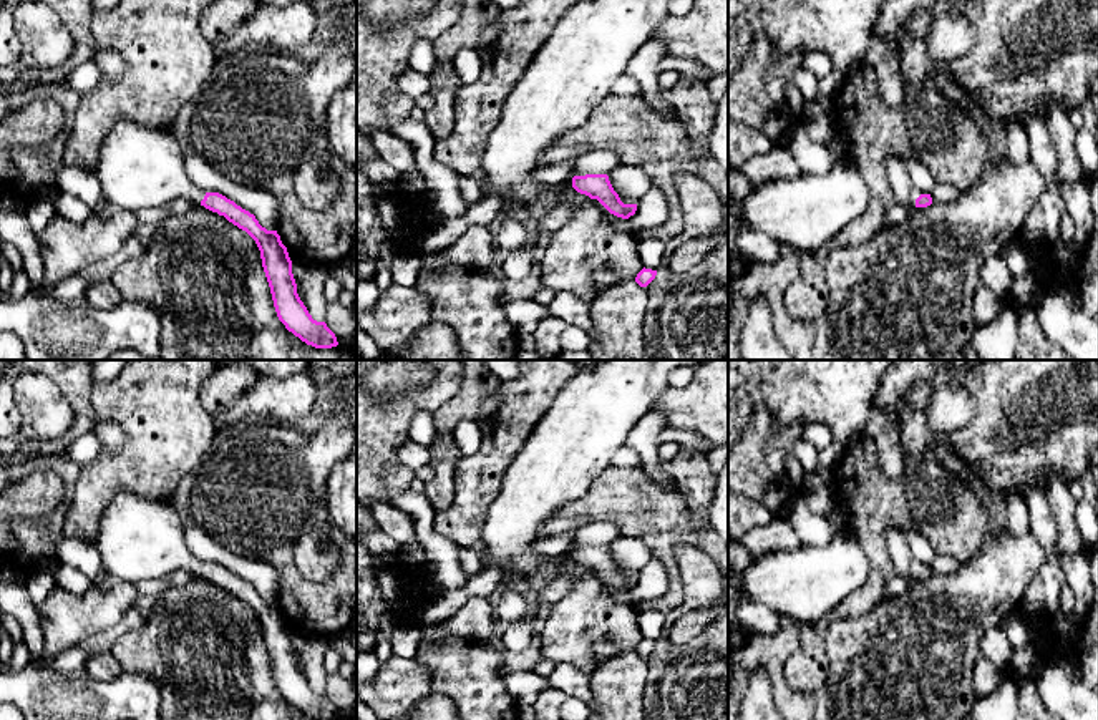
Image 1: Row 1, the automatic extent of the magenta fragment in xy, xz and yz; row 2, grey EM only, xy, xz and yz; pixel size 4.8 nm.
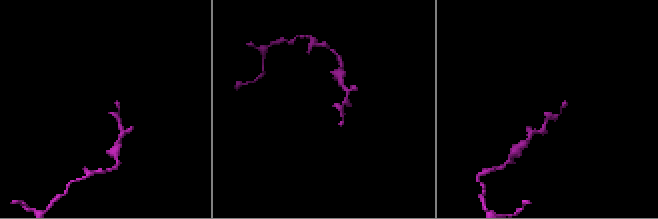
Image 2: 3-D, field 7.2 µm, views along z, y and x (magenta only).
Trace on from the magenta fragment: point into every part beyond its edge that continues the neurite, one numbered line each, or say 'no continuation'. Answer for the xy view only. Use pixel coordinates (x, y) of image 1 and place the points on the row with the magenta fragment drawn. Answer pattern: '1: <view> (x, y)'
1: xy (138, 168)

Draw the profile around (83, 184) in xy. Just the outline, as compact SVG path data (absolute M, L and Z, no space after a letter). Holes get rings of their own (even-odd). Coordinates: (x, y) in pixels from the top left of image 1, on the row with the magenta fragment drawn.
M63 161L46 164L55 176L55 192L68 192L90 206L93 214L106 216L108 202L93 171L66 166Z

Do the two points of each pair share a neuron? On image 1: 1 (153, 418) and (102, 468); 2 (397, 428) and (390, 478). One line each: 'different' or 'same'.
1: same
2: same

